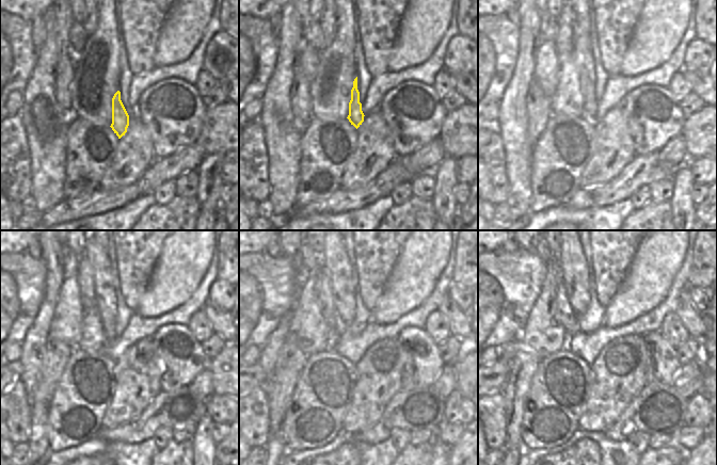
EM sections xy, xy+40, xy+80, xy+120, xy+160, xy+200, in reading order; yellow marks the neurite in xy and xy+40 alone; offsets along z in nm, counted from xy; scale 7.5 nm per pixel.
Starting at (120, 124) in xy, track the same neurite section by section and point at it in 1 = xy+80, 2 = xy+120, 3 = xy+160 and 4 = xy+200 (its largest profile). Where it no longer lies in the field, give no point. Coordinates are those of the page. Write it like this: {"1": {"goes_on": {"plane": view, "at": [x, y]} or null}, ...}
{"1": {"goes_on": {"plane": "xy+80", "at": [582, 46]}}, "2": {"goes_on": {"plane": "xy+120", "at": [105, 297]}}, "3": {"goes_on": {"plane": "xy+160", "at": [334, 259]}}, "4": {"goes_on": {"plane": "xy+200", "at": [570, 258]}}}

